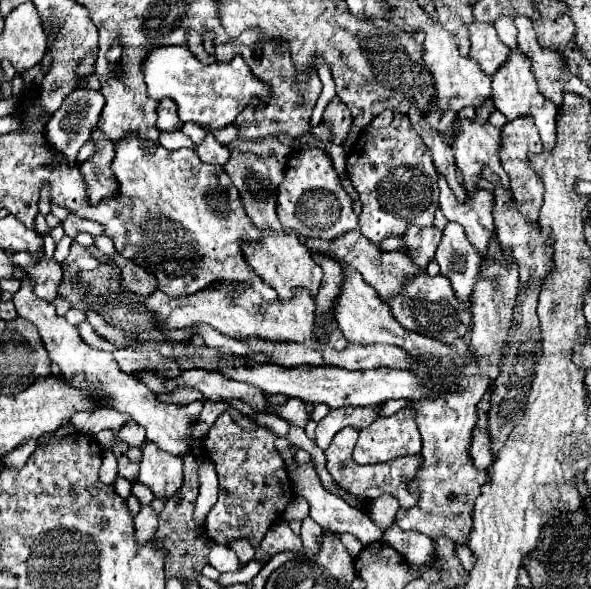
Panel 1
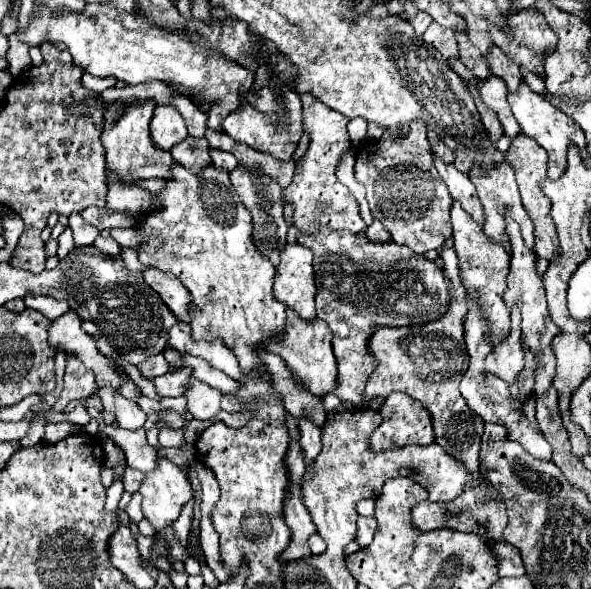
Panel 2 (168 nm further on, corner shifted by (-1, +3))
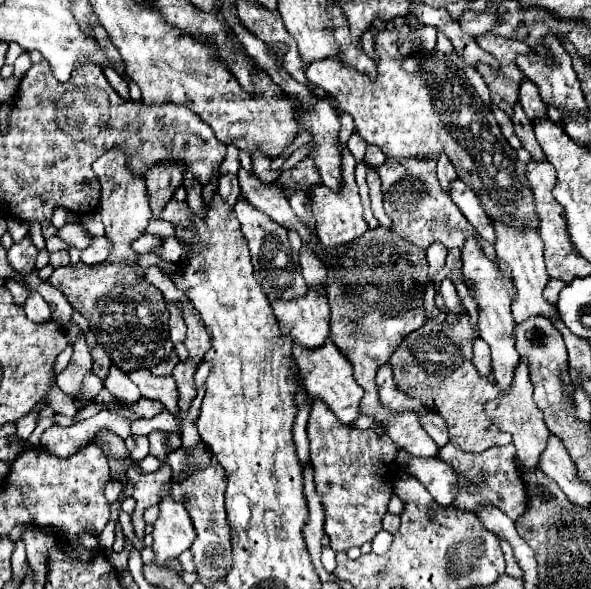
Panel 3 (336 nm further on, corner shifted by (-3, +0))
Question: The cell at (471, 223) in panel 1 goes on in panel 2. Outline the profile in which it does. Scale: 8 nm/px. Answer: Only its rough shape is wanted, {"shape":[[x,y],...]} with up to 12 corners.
{"shape":[[460,205],[452,239],[464,287],[490,319],[490,343],[510,331],[510,253]]}

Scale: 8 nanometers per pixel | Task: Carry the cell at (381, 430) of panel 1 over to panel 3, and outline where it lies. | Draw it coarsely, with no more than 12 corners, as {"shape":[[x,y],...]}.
{"shape":[[438,412],[420,418],[438,446],[448,444],[446,422]]}

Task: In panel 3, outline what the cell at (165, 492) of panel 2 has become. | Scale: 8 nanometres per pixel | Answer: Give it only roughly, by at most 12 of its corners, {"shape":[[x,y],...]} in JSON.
{"shape":[[162,496],[154,522],[156,564],[178,558],[196,538],[182,502]]}

